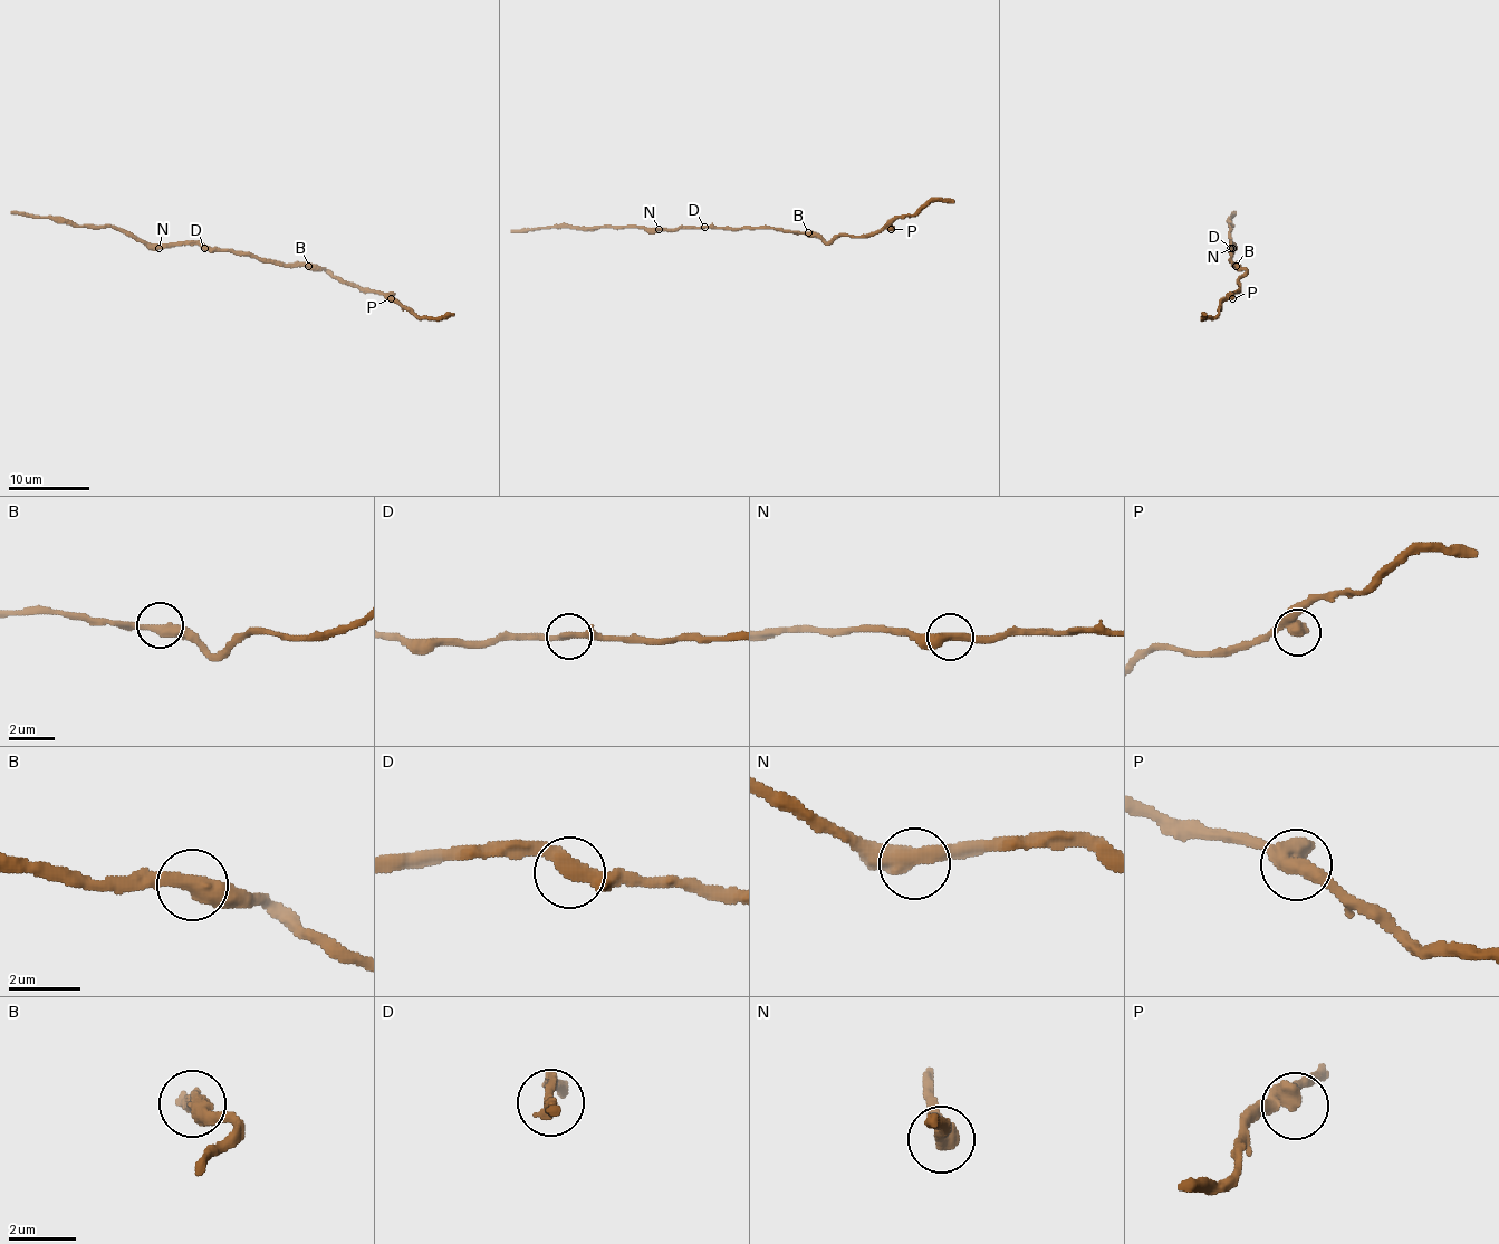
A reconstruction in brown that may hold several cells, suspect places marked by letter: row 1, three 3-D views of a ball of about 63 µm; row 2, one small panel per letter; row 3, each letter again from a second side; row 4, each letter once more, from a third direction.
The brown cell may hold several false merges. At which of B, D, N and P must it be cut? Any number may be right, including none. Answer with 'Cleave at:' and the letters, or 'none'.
Cleave at: none

